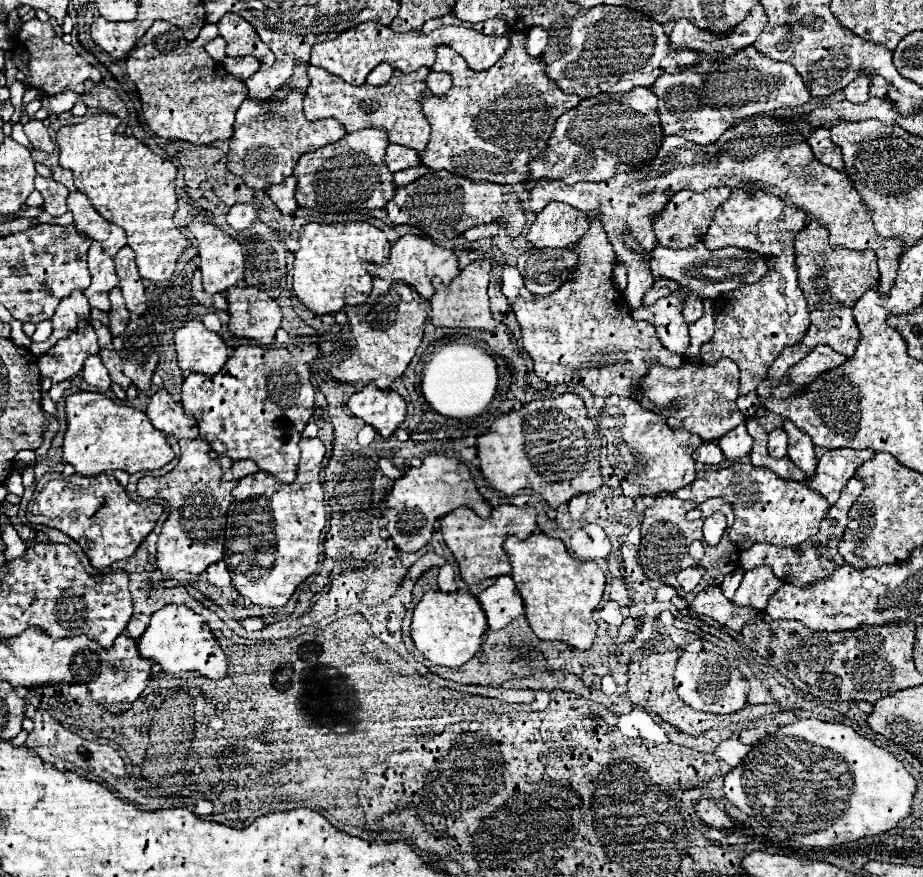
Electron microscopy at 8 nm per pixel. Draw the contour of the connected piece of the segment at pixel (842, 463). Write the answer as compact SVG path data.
M836 448L828 450L820 462L816 476L808 480L808 488L822 494L830 504L836 504L840 498L840 490L846 486L848 478L868 460L874 458L872 450L850 450L850 448Z

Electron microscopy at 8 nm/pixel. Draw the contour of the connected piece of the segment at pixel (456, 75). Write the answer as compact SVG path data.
M512 32L508 52L490 70L484 72L468 70L460 54L456 54L448 46L438 46L438 58L432 68L448 72L452 76L452 88L444 96L434 96L430 92L422 94L422 112L432 126L430 142L420 154L420 162L424 166L428 166L434 172L448 170L456 176L464 176L470 180L486 180L494 184L514 186L526 180L528 162L544 154L558 116L578 106L580 98L574 94L564 94L560 88L556 88L556 84L544 74L544 60L528 56L524 44L526 32Z

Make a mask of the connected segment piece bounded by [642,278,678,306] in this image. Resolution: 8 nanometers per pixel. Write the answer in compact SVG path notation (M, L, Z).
M666 278L654 280L652 288L644 294L642 304L650 306L652 302L656 302L656 300L660 300L662 296L668 296L668 294L672 294L672 292L676 292L676 290L678 290L678 286L676 286L676 282L672 282L672 280L666 280Z

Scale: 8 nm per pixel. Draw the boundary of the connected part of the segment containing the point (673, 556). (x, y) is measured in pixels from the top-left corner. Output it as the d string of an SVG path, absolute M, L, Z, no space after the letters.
M660 496L656 498L656 504L652 508L648 508L644 514L642 514L642 542L640 542L640 548L638 548L638 558L640 558L640 564L644 568L644 578L650 578L650 580L658 580L658 582L664 582L668 586L676 584L676 574L680 570L684 570L686 566L692 566L692 558L688 554L688 546L694 542L694 540L700 540L702 542L702 522L706 520L706 516L714 514L714 512L722 512L724 516L732 518L732 506L720 498L712 498L704 504L700 504L702 508L702 518L696 520L696 522L686 522L686 512L690 508L696 508L698 504L694 502L686 502L686 500L680 500L676 496Z

